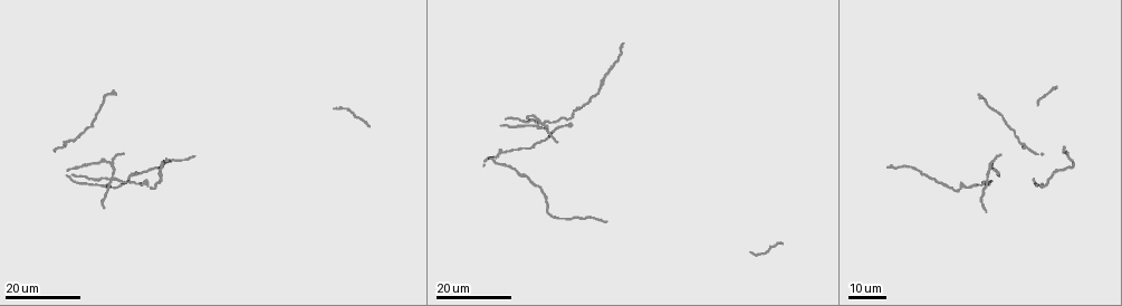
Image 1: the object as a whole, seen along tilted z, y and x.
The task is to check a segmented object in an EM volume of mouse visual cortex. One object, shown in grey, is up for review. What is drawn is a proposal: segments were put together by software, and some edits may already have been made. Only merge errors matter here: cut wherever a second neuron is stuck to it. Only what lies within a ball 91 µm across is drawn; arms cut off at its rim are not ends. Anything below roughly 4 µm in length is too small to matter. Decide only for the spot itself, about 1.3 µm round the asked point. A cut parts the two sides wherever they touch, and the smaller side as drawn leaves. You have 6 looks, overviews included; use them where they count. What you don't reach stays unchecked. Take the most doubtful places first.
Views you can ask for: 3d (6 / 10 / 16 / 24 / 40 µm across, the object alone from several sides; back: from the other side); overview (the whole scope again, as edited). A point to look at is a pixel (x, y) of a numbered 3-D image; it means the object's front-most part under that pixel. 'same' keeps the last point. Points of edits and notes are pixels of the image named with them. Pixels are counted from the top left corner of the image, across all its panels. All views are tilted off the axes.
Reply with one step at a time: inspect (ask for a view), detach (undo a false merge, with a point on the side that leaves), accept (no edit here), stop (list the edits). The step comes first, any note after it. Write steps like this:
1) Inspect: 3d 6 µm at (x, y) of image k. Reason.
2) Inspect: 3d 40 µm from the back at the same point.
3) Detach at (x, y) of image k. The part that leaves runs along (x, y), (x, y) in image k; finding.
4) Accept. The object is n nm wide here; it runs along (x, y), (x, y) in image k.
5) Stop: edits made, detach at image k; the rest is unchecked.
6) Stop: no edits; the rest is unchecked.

Inspect: 3d 16 µm at (542, 124) of image 1. Looks like a crossing.

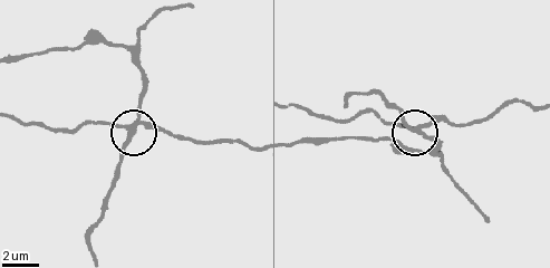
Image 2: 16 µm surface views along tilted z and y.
Inspect: 3d 10 µm at (132, 124) of image 2.

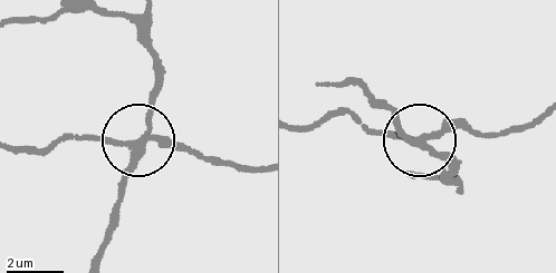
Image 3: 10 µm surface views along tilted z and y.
Detach at (151, 106) of image 3. The object is 220 nm wide here; the part that leaves runs along (140, 142), (157, 66), (145, 38), (124, 19) in image 3; two neurons meet here.

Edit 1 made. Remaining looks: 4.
Inspect: overview.

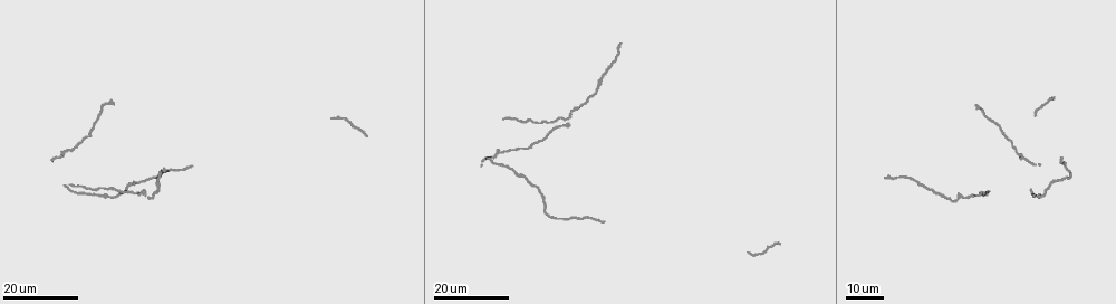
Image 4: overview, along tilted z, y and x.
Inspect: 3d 16 µm at (564, 117) of image 4. Sudden change in width.

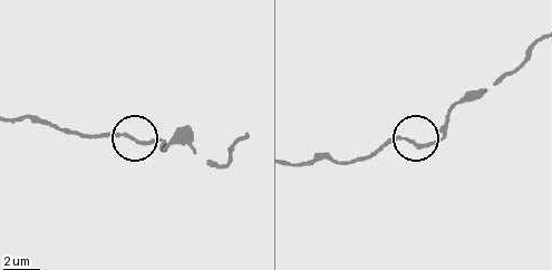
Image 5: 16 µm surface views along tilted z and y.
Inspect: 3d 6 µm at (424, 145) of image 5.

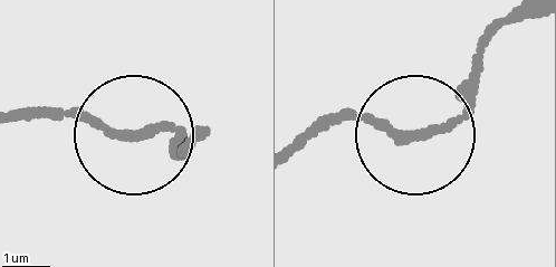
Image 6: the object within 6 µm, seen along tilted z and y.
Accept. All the same neuron.

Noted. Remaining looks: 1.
Stop: edits made, detach at image 3; the rest is unchecked.

